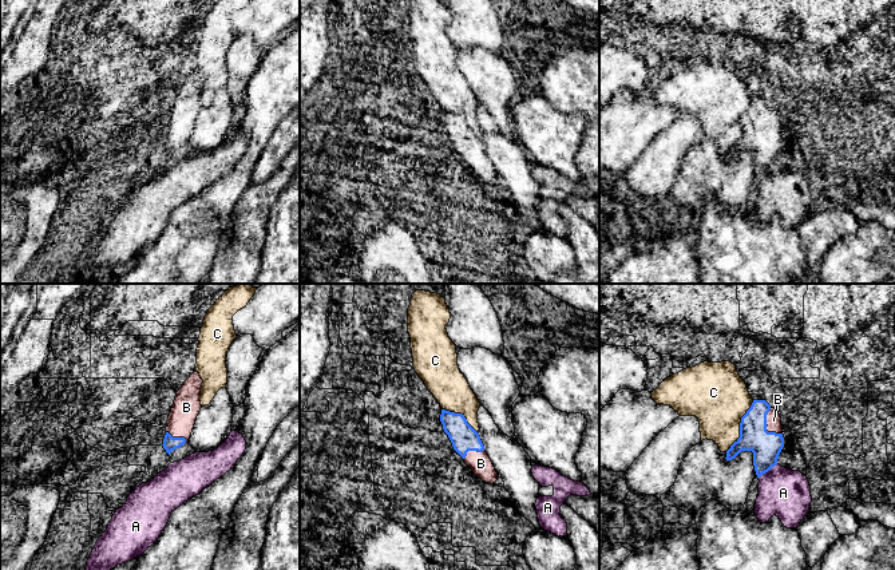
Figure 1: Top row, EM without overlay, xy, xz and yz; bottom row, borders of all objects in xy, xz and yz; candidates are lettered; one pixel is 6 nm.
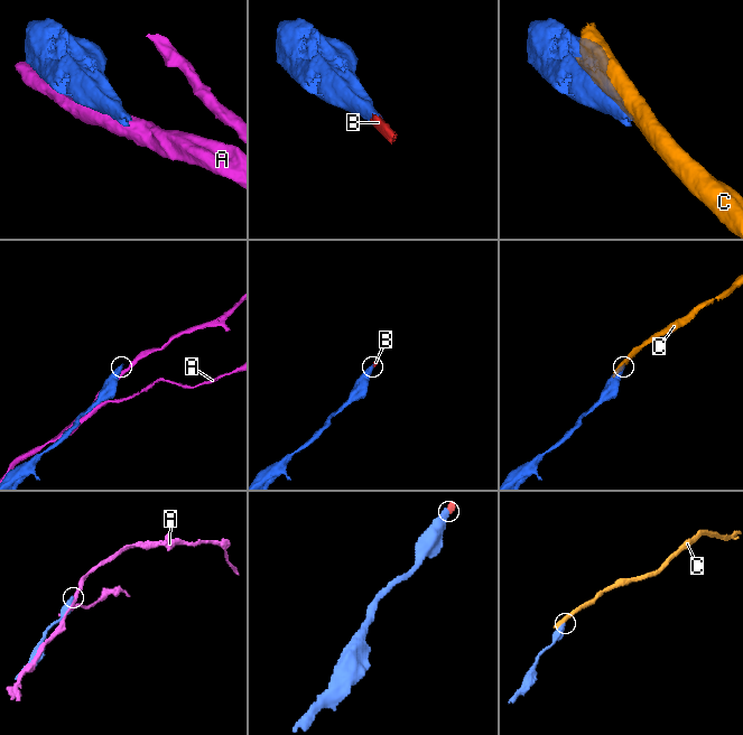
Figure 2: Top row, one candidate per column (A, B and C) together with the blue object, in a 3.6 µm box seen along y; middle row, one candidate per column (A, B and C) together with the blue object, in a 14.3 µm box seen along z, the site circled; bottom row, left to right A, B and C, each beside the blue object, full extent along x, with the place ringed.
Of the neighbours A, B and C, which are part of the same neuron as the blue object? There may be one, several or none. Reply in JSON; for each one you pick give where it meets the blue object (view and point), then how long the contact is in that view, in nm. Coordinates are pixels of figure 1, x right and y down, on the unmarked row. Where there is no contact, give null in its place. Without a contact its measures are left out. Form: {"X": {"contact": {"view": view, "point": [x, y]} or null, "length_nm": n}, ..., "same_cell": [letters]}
{"B": {"contact": {"view": "yz", "point": [767, 126]}, "length_nm": 180}, "same_cell": ["B"]}

